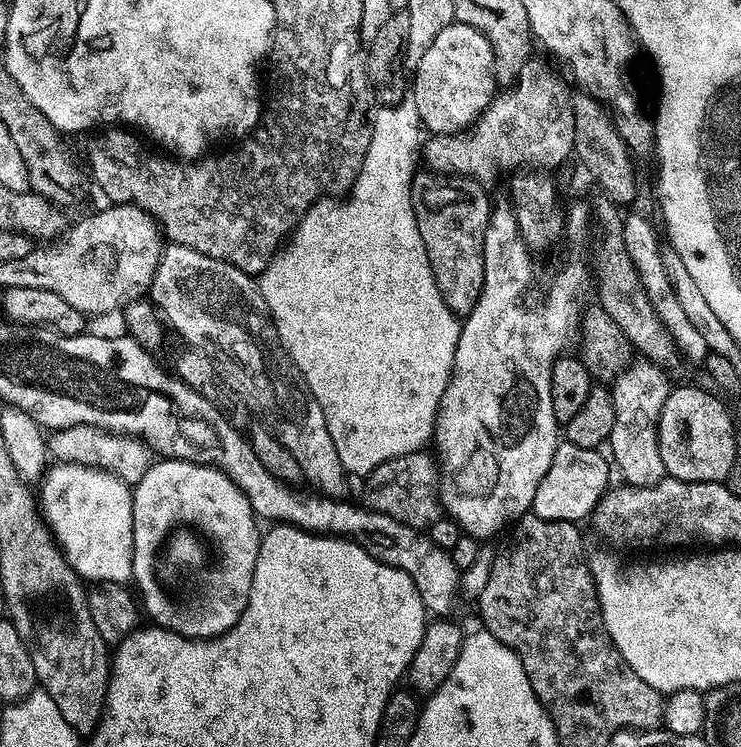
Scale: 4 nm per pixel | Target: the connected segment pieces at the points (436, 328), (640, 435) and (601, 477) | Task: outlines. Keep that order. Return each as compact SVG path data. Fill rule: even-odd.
M405 98L399 104L377 107L371 125L370 150L366 150L362 170L358 174L356 185L352 188L350 195L343 202L336 198L325 198L317 202L300 219L300 225L292 234L287 247L268 264L268 269L261 272L258 277L258 287L262 298L266 298L272 325L278 330L278 338L290 354L294 366L298 366L304 379L304 385L310 390L310 394L314 394L318 406L322 406L322 414L326 418L326 430L330 430L330 438L334 438L334 450L338 450L338 458L342 462L345 473L352 475L353 472L354 475L360 476L359 478L366 478L378 466L382 466L382 462L429 447L427 444L430 444L436 430L440 403L448 386L448 380L452 377L454 354L458 346L461 325L456 313L451 312L442 298L438 282L432 273L430 258L426 254L426 246L422 242L422 234L418 234L418 222L412 209L412 178L418 171L416 158L418 162L418 153L422 148L422 137L420 138L422 125L418 106L415 100Z
M638 362L610 385L616 425L607 447L612 448L611 459L614 464L616 459L616 464L620 467L620 476L624 479L621 481L634 488L652 488L666 476L660 453L660 439L656 433L660 412L670 391L670 383L664 376L667 376L665 369L647 362Z
M567 442L556 445L554 462L550 462L550 470L542 482L538 482L538 494L534 494L531 515L547 520L570 520L580 522L583 516L591 517L596 505L609 491L609 461L600 457L601 453L594 448L579 448Z

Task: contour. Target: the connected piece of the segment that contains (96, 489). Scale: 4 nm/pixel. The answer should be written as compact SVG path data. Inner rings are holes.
M56 462L47 469L38 488L38 508L69 567L84 582L132 580L134 514L132 488L105 468Z

